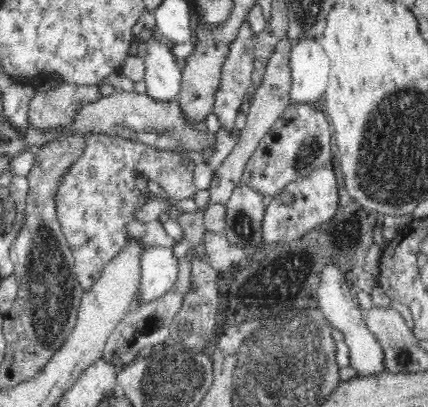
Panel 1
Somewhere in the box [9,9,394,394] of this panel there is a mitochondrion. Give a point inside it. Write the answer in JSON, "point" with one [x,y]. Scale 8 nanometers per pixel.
{"point":[50,285]}

